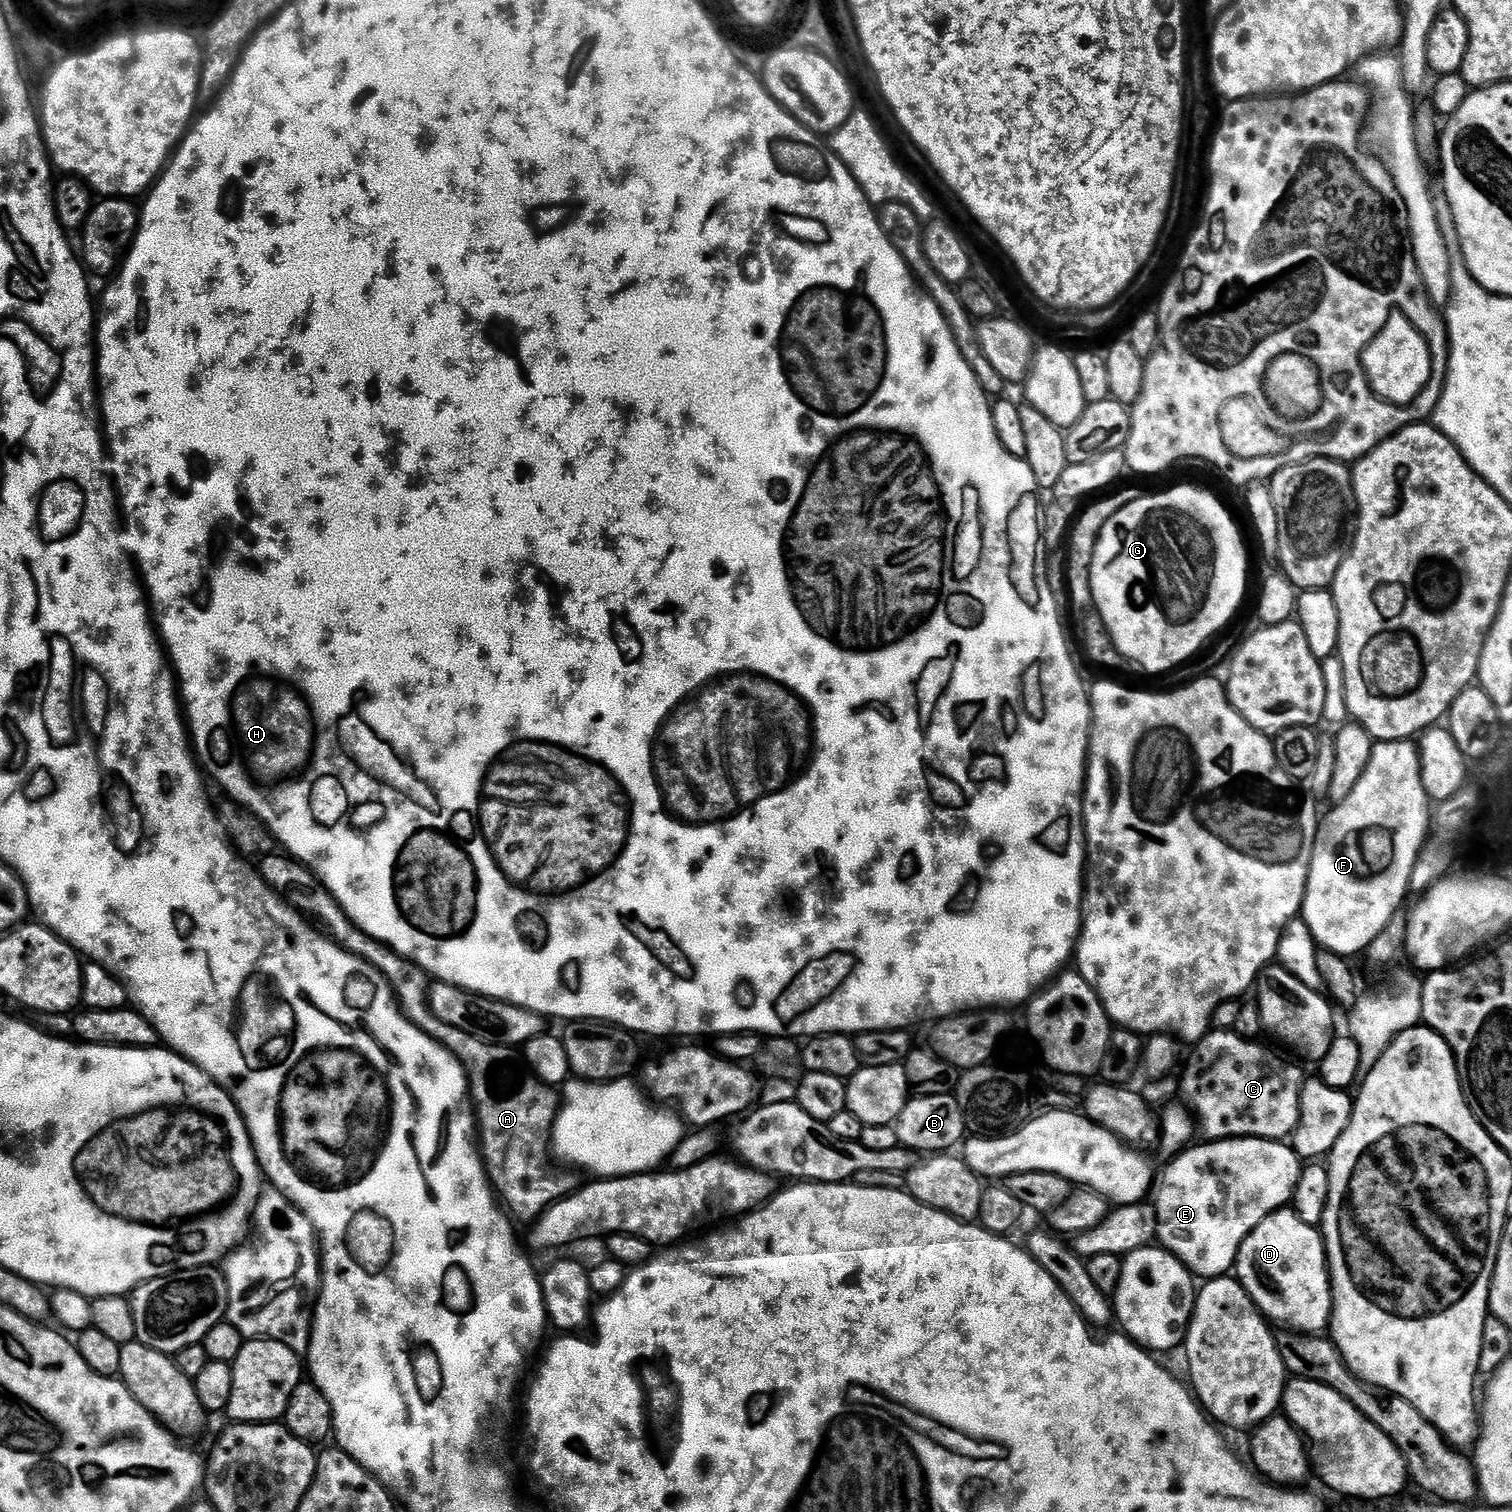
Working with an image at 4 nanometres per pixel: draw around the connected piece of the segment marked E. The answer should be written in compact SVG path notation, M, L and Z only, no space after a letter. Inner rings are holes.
M1249 1136L1237 1138L1235 1140L1214 1140L1211 1142L1200 1142L1197 1148L1188 1146L1179 1154L1173 1155L1172 1160L1164 1168L1164 1173L1159 1173L1158 1179L1154 1184L1154 1203L1156 1205L1156 1217L1160 1222L1160 1231L1158 1240L1163 1247L1175 1254L1178 1259L1185 1264L1197 1277L1215 1278L1231 1273L1236 1267L1236 1255L1240 1252L1242 1242L1254 1230L1254 1226L1258 1226L1258 1222L1262 1222L1270 1213L1277 1212L1278 1209L1285 1207L1291 1201L1294 1190L1298 1186L1298 1178L1300 1177L1300 1169L1302 1161L1296 1155L1295 1148L1287 1143L1279 1140L1255 1140Z

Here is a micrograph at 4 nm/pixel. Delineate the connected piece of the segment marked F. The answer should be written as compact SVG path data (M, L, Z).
M1412 740L1373 743L1366 774L1350 790L1350 798L1329 809L1328 817L1319 821L1316 830L1302 919L1310 926L1321 949L1352 958L1355 952L1363 953L1375 940L1381 939L1380 931L1391 922L1404 895L1409 895L1411 872L1421 859L1424 838L1430 834L1430 801L1422 782L1419 747Z

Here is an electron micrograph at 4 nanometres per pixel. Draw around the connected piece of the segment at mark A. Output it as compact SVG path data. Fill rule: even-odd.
M273 854L259 857L258 871L265 883L274 889L284 903L301 914L317 916L324 923L323 931L333 943L339 944L350 955L359 957L378 969L391 986L405 1018L422 1029L430 1038L434 1038L443 1048L450 1049L458 1058L458 1062L464 1064L470 1081L470 1100L478 1121L478 1147L493 1189L506 1208L508 1203L507 1211L517 1221L520 1219L531 1222L551 1204L575 1192L578 1181L564 1172L556 1173L548 1165L552 1129L556 1123L556 1114L560 1111L561 1097L557 1093L555 1096L552 1093L555 1091L549 1085L535 1078L520 1080L515 1088L511 1080L512 1072L504 1065L510 1056L509 1049L502 1044L487 1044L476 1040L470 1034L466 1034L466 1030L446 1026L446 1022L439 1020L428 1005L428 973L412 960L393 952L388 945L379 944L374 938L367 936L340 909L340 903L323 886L316 886L312 892L314 877L311 870L287 854Z

